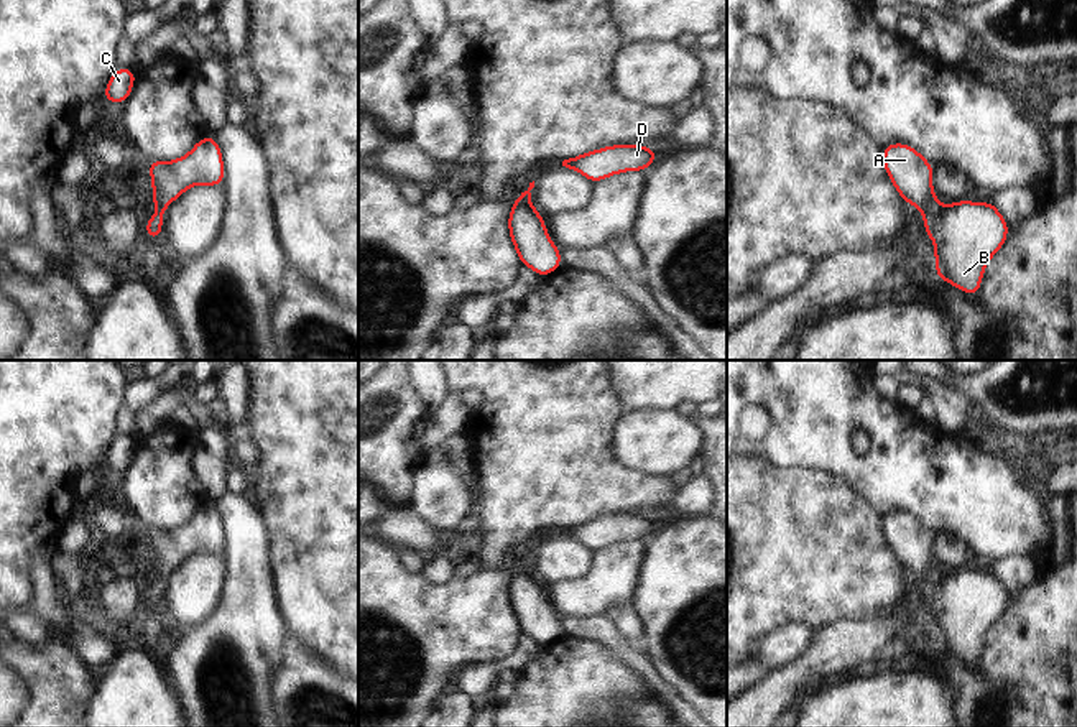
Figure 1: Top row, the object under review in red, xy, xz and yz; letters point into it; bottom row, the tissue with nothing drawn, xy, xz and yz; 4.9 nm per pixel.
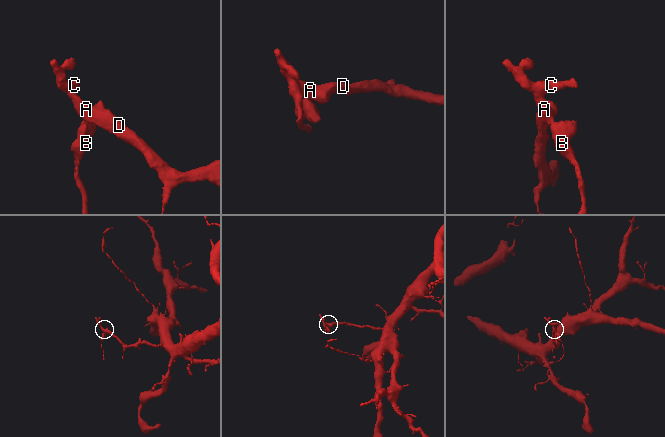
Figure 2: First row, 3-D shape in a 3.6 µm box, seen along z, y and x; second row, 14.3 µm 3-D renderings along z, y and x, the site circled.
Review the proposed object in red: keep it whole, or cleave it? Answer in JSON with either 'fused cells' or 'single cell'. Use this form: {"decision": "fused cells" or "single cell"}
{"decision": "single cell"}

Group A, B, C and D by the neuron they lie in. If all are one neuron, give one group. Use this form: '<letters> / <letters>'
A B C D

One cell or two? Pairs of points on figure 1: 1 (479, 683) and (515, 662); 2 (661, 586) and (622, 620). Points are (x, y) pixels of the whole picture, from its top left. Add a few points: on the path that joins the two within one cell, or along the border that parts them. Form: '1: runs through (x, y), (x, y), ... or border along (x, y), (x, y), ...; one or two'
1: runs through (487, 675), (495, 666), (507, 663); one
2: border along (628, 604), (642, 627), (643, 648); two

